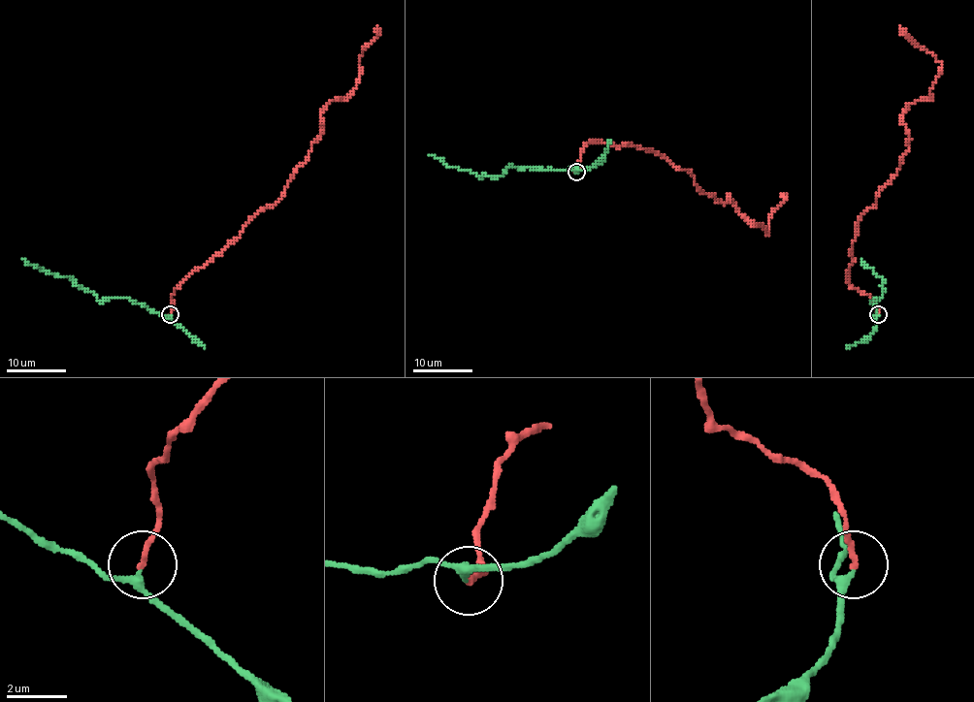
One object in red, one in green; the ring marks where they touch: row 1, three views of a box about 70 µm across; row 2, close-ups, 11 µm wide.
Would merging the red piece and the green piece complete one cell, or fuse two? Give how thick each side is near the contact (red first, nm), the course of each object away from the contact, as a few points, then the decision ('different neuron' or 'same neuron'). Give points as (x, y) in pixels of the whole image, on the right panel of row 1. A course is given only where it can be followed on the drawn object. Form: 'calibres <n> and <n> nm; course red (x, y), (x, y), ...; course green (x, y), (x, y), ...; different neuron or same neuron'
calibres 170 and 200 nm; course red (878, 314), (849, 281), (856, 223), (908, 148), (902, 113), (929, 97), (943, 65), (899, 26); course green (878, 314), (874, 316), (877, 311), (874, 297), (872, 300), (884, 292), (883, 278), (860, 259); same neuron

